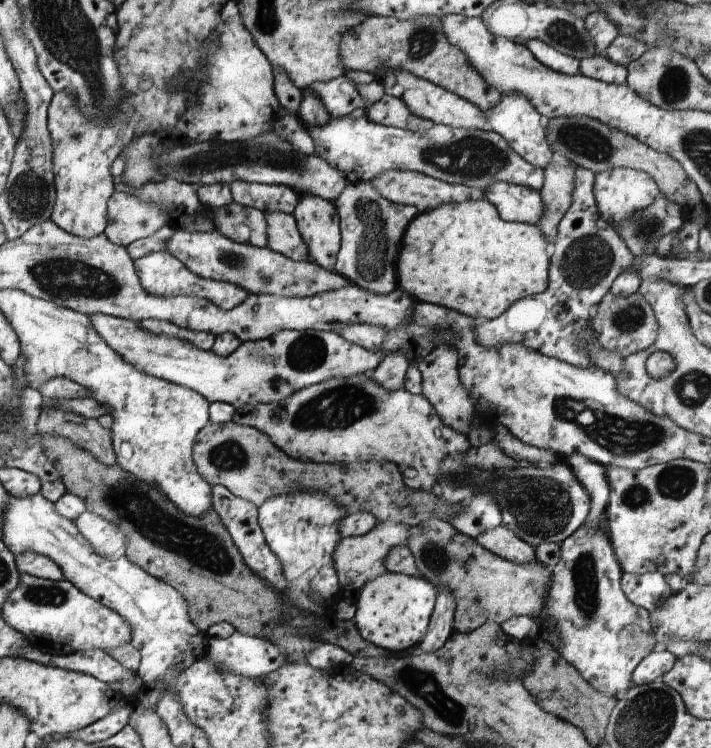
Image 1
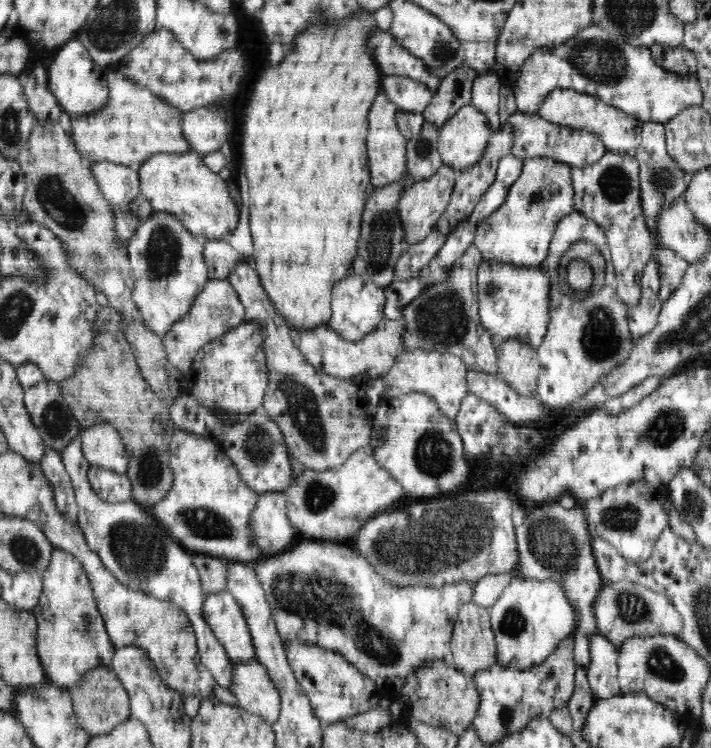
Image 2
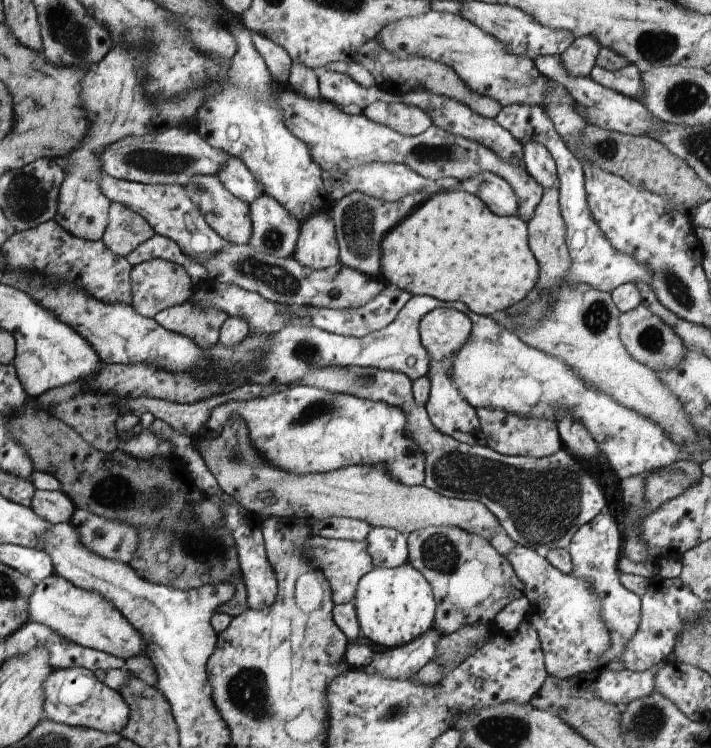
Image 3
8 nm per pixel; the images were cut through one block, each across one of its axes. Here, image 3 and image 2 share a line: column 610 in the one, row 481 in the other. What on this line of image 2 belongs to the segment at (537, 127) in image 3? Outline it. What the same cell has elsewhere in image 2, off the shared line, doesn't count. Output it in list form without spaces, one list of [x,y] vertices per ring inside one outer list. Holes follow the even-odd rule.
[[[191,395],[176,397],[169,404],[169,409],[175,429],[212,439],[217,448],[224,452],[228,459],[232,459],[232,465],[236,467],[240,479],[259,496],[263,493],[282,492],[293,482],[290,450],[285,436],[263,406],[244,415],[242,422],[238,423],[221,420],[204,405],[195,402]]]

